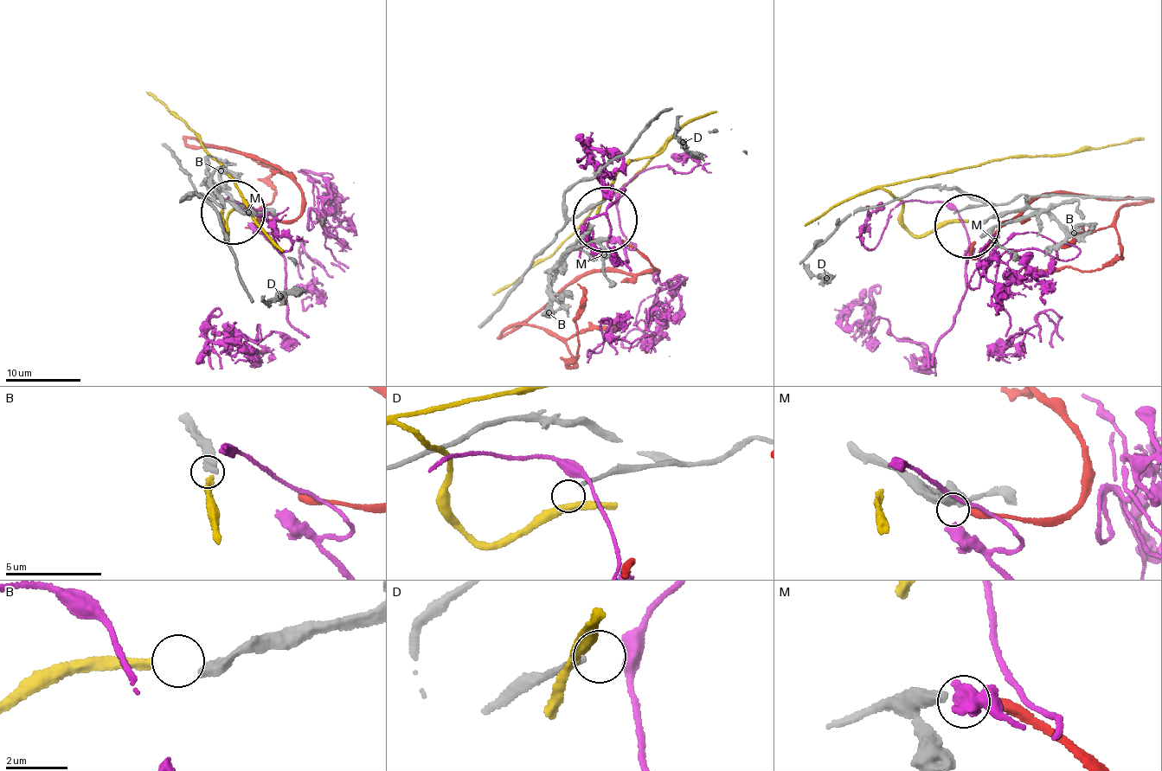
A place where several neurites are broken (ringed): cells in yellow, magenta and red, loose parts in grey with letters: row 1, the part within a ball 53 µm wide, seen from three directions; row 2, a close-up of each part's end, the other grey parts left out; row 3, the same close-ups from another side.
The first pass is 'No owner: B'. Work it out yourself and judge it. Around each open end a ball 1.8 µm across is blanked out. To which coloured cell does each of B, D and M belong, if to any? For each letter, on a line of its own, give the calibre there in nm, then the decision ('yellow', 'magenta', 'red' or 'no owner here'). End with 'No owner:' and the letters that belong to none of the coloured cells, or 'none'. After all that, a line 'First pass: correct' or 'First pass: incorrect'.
B: 420 nm | yellow
D: 200 nm | no owner here
M: 380 nm | red
No owner: D
First pass: incorrect

